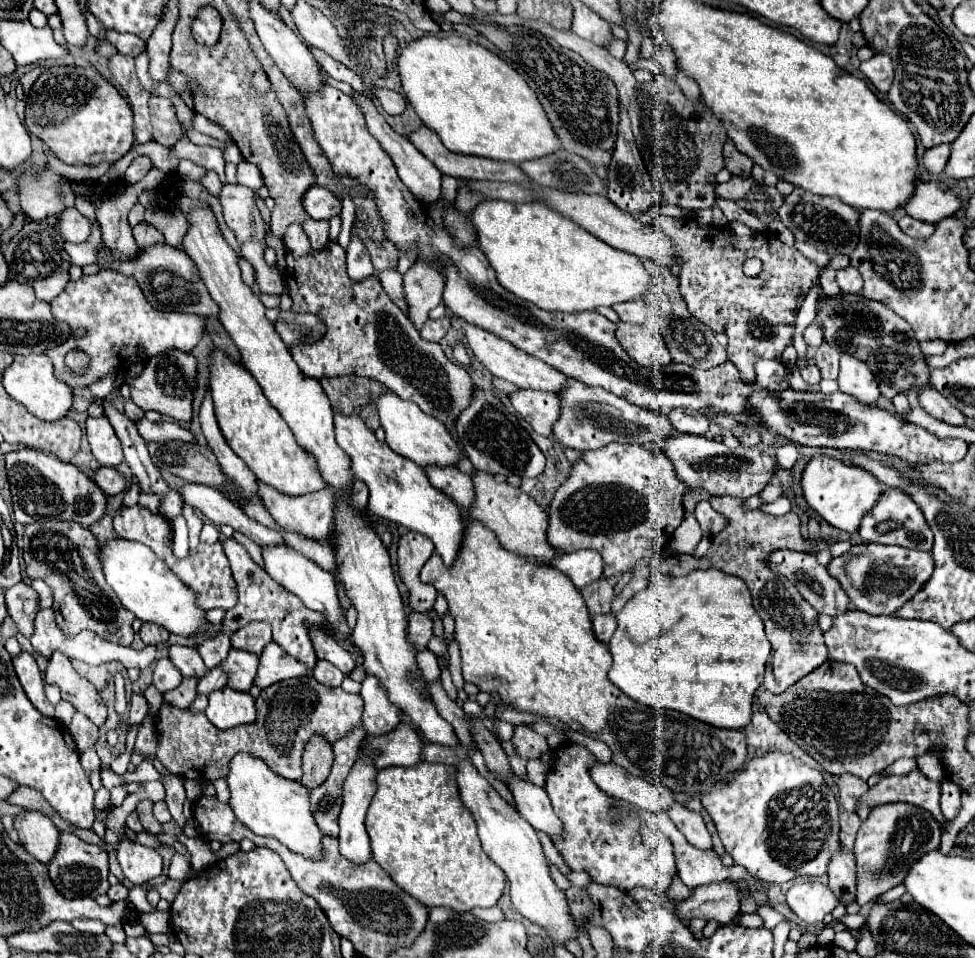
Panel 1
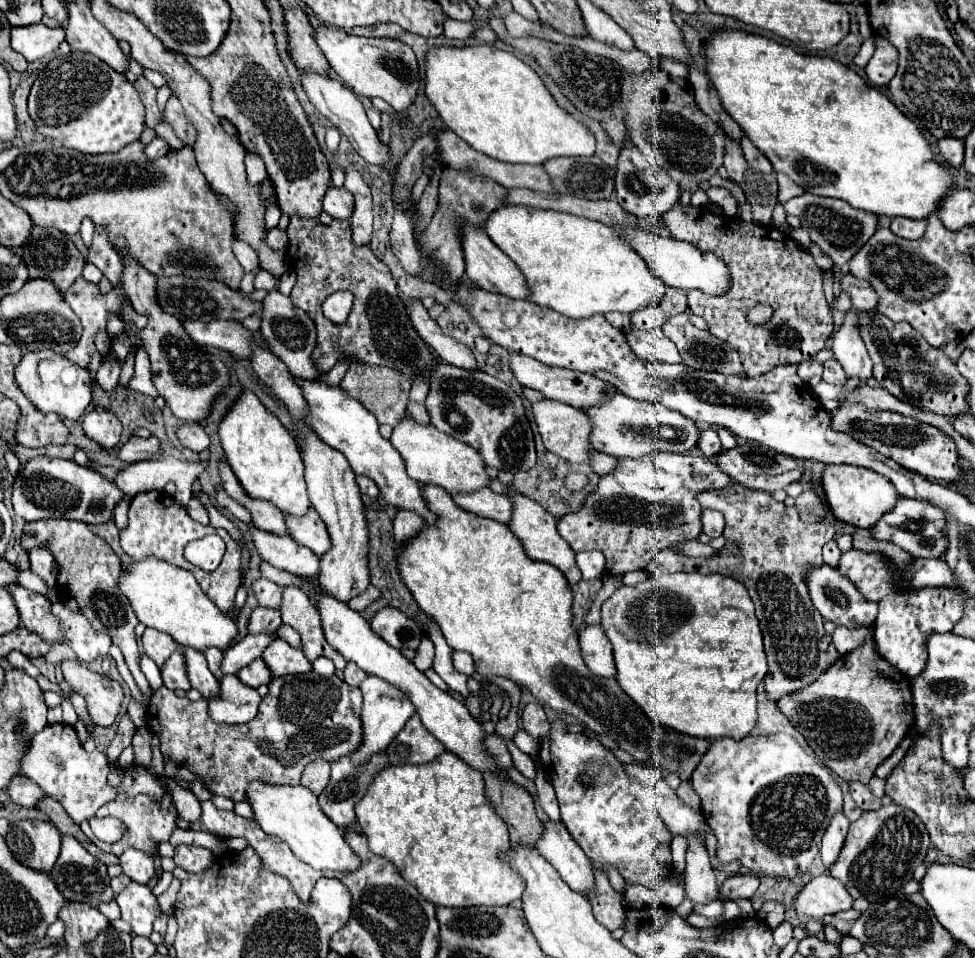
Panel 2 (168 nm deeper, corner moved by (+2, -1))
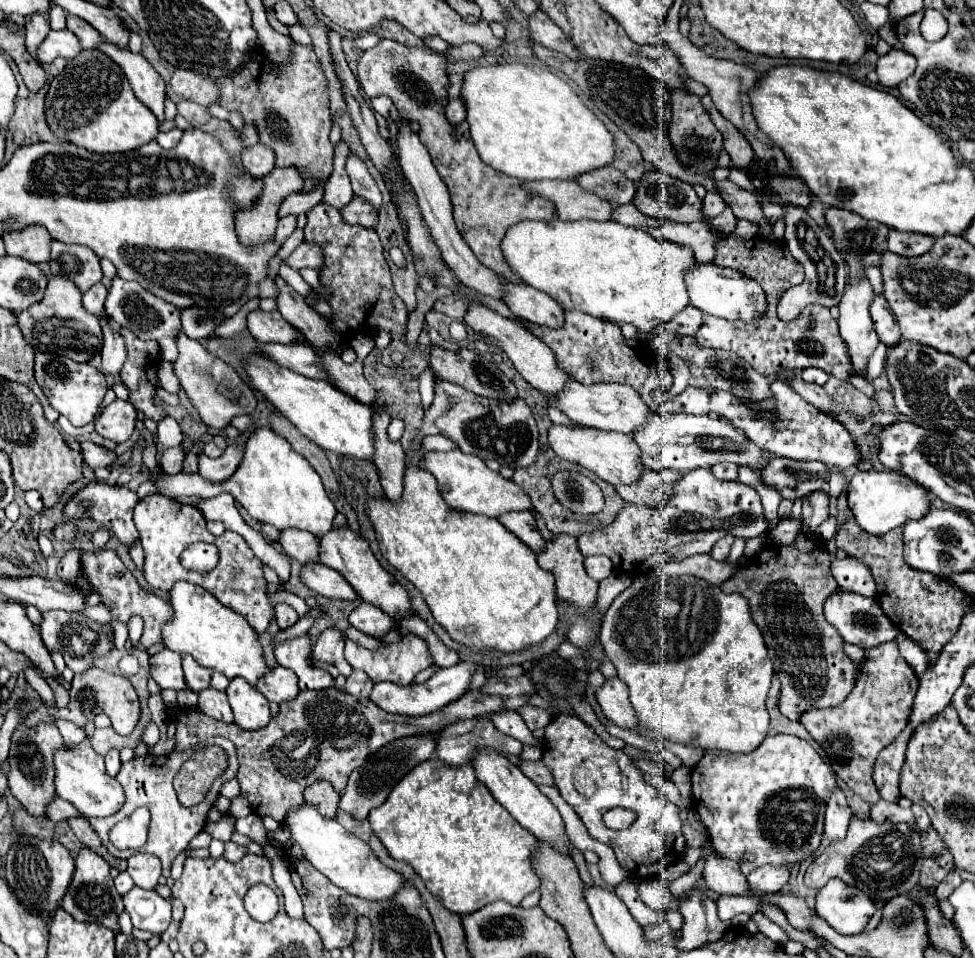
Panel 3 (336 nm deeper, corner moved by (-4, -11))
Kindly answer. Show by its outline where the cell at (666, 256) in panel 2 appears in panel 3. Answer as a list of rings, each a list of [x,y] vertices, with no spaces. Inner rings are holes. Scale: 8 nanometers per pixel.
[[[697,263],[697,267],[685,271],[685,285],[689,291],[691,305],[695,305],[707,315],[723,317],[729,321],[751,321],[755,315],[765,311],[765,293],[759,283],[729,267],[719,267],[715,263]]]

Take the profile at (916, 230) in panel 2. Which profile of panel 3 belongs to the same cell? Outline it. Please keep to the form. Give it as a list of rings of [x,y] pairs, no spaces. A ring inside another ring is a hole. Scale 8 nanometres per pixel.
[[[891,229],[889,237],[887,237],[887,247],[889,251],[897,253],[897,255],[905,255],[905,257],[913,257],[913,255],[923,255],[927,253],[935,239],[929,235],[921,235],[921,233],[901,233]]]

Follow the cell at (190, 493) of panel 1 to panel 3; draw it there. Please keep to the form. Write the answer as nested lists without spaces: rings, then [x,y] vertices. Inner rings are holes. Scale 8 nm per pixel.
[[[317,561],[305,563],[301,567],[299,577],[317,595],[323,595],[329,599],[357,599],[357,593],[353,591],[353,587],[349,587],[349,583],[345,583],[345,579],[337,575],[337,571],[333,571],[331,567],[325,567],[323,563],[317,563]]]

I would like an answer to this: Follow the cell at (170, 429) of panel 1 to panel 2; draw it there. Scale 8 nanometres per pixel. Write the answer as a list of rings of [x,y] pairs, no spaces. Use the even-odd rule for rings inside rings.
[[[191,423],[191,425],[183,425],[181,429],[179,429],[179,439],[181,439],[181,443],[187,447],[187,449],[191,449],[191,451],[197,451],[197,453],[201,453],[201,451],[205,451],[207,447],[209,447],[209,443],[211,443],[211,439],[209,439],[209,435],[197,425],[197,423]]]

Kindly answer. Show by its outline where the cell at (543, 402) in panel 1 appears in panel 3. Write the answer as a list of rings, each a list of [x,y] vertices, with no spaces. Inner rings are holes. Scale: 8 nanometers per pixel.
[[[551,425],[549,429],[549,447],[563,459],[575,465],[581,465],[589,471],[593,471],[597,477],[611,485],[619,483],[633,483],[641,471],[643,465],[639,463],[639,449],[625,433],[617,431],[601,431],[591,427],[571,427],[571,425]]]

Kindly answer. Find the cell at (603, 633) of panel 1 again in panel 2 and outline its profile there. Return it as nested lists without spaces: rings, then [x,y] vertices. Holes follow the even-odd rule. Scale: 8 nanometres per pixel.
[[[591,625],[591,627],[583,627],[581,635],[579,635],[579,647],[581,647],[581,655],[585,665],[589,667],[589,671],[597,677],[615,677],[615,663],[613,663],[613,649],[611,643],[607,639],[607,635],[603,633],[601,625]]]

